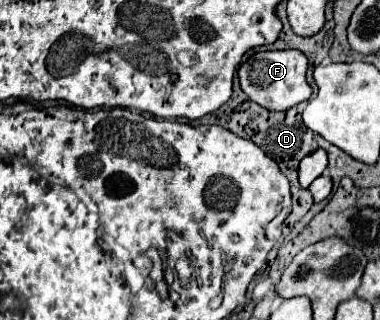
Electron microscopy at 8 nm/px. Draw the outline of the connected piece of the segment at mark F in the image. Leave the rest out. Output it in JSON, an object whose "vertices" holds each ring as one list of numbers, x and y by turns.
{"vertices":[[287,49,287,51,265,51,253,55,245,61,239,69,241,89,249,95,251,101,259,103,269,111,285,111,293,105,311,99,311,87,305,81,307,71,307,57,301,51]]}

